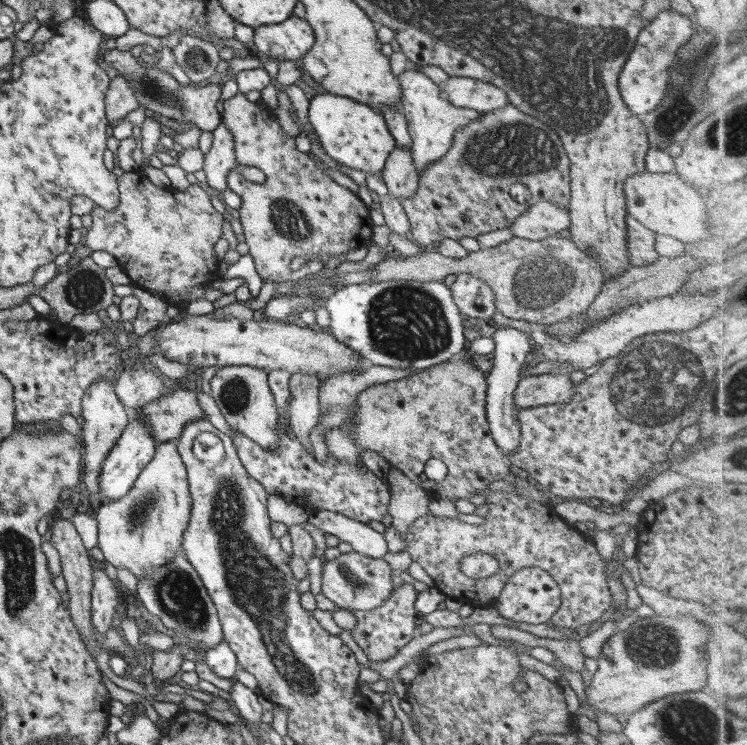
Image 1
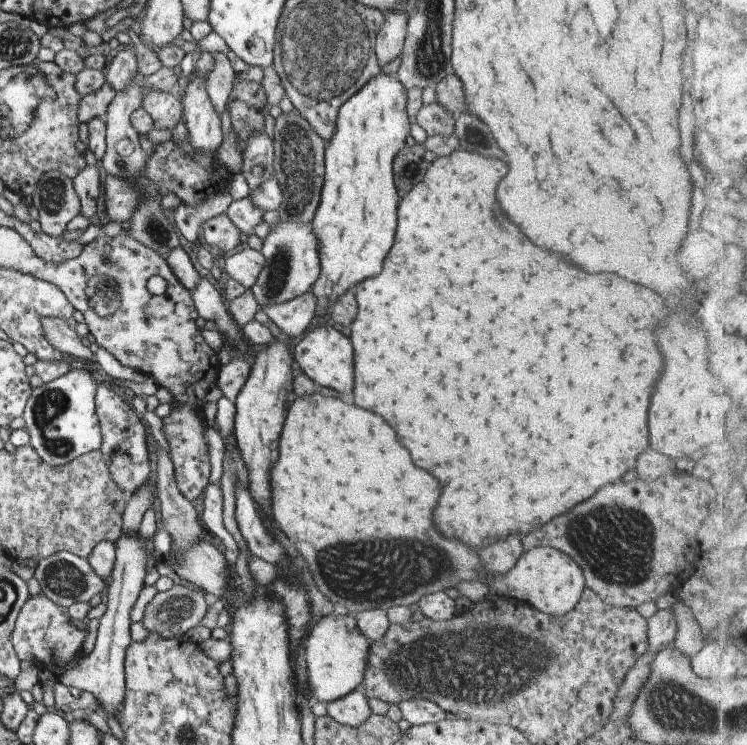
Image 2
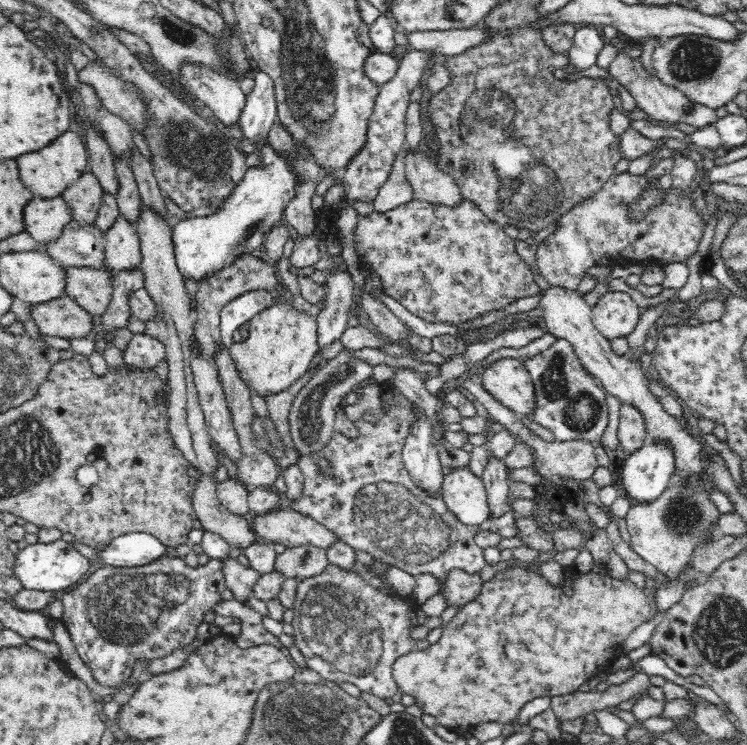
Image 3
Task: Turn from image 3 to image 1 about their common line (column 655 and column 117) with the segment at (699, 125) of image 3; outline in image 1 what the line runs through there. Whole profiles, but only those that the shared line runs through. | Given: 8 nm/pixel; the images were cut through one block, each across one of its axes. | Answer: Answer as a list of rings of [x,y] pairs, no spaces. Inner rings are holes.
[[[115,76],[110,80],[108,88],[104,93],[104,110],[106,120],[109,124],[125,120],[126,113],[138,107],[133,97],[133,90],[130,88],[124,76]]]

